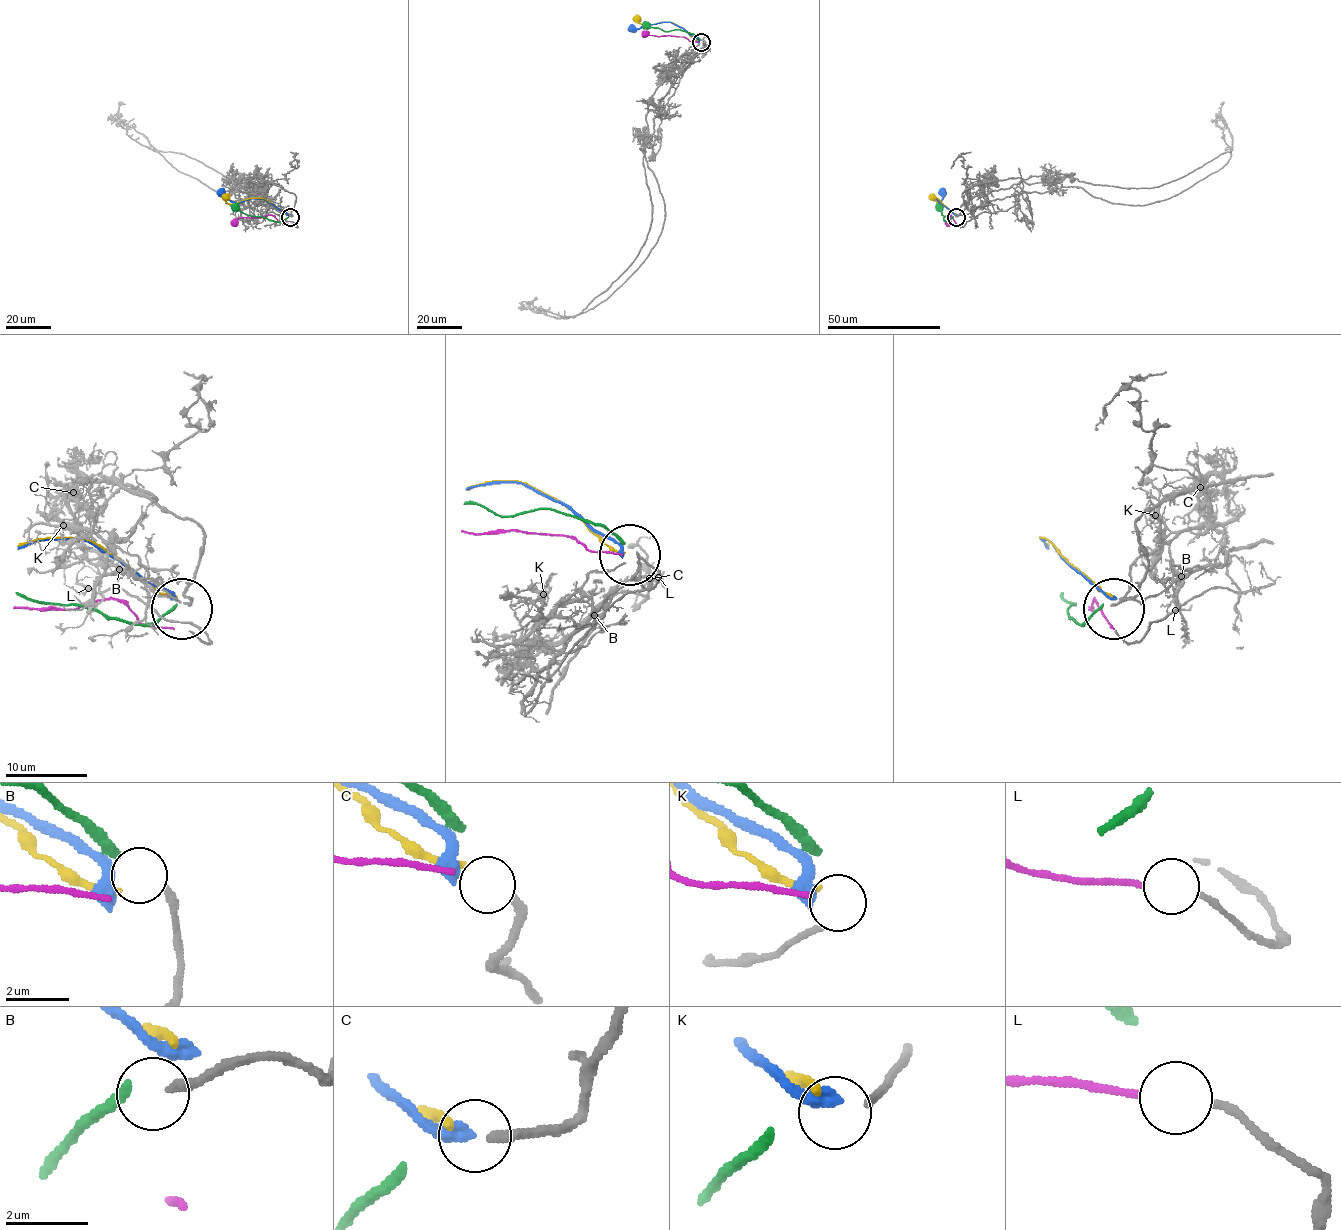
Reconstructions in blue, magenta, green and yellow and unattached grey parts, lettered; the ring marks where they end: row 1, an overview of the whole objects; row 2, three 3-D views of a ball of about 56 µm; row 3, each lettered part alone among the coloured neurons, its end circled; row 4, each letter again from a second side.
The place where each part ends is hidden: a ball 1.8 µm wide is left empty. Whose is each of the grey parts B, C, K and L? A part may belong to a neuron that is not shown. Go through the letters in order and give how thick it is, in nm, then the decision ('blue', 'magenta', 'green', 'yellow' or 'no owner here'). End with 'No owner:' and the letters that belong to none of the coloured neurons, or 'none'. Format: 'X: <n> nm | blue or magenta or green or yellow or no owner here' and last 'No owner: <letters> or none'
B: 240 nm | no owner here
C: 260 nm | blue
K: 190 nm | yellow
L: 190 nm | magenta
No owner: B

